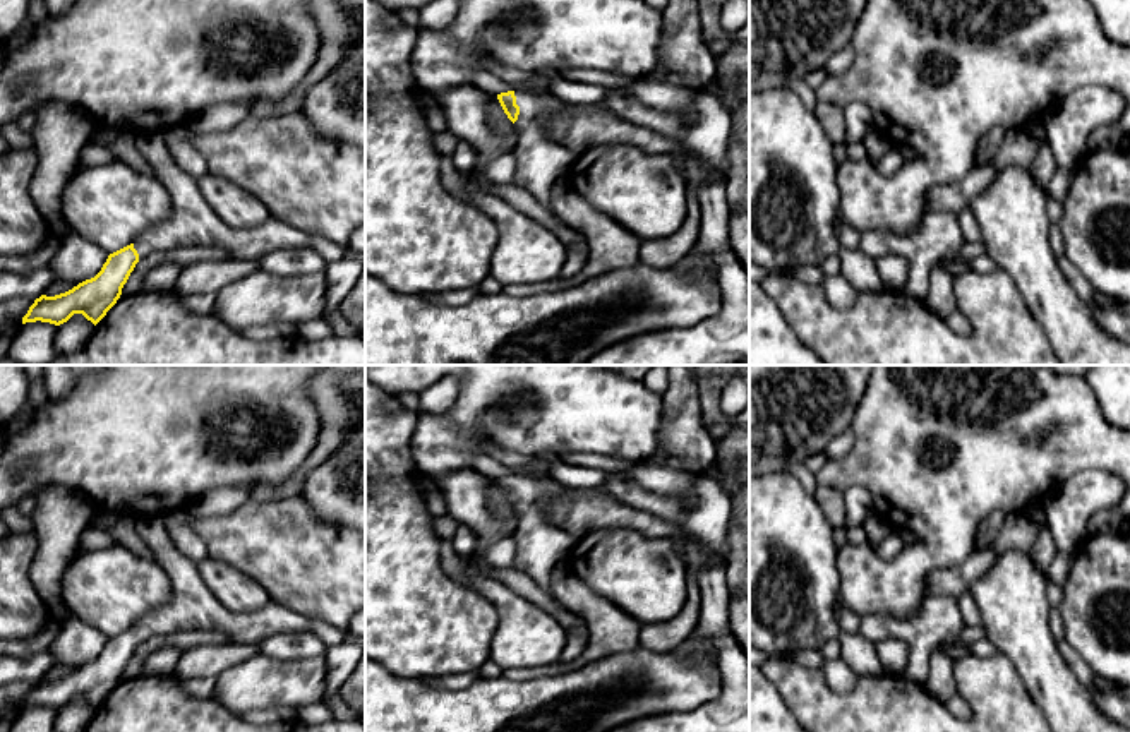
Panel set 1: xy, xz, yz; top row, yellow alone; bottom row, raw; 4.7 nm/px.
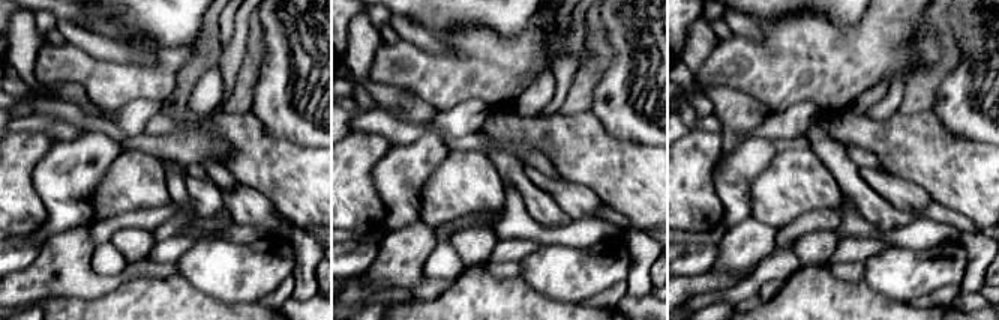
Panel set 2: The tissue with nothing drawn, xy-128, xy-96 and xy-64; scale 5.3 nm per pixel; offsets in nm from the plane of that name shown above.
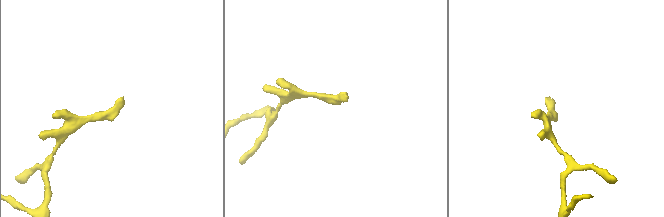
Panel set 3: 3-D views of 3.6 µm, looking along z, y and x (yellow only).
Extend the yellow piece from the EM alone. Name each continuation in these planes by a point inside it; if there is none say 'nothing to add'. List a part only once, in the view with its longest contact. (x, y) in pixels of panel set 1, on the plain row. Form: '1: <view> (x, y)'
1: xz (540, 546)

